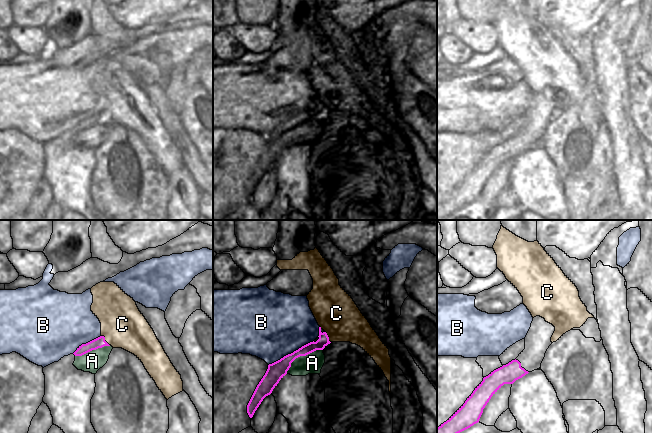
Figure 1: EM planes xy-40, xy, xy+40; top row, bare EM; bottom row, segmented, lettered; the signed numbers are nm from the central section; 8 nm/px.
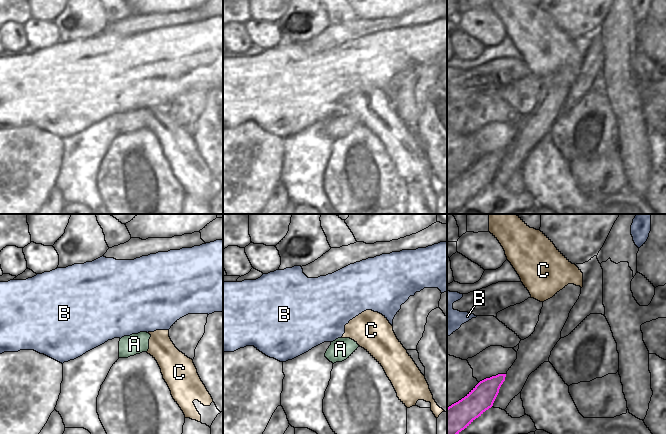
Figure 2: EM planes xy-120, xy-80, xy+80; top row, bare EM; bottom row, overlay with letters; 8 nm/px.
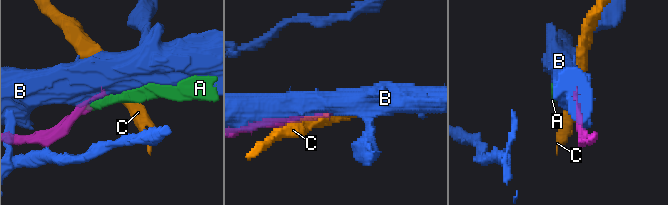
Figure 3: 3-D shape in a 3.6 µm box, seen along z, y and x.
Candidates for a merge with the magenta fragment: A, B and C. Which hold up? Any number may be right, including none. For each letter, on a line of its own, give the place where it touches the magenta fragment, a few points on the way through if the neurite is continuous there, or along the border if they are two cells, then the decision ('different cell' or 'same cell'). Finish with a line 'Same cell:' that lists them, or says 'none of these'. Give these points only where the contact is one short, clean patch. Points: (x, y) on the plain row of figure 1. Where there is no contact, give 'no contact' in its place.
A: xy (301, 131) | across xy (276, 147), (290, 140), (301, 131), (312, 139) | same cell
B: xy (291, 129) | different cell
C: xy-40 (104, 116) | along xy-40 (101, 111), (109, 121) | different cell
Same cell: A

